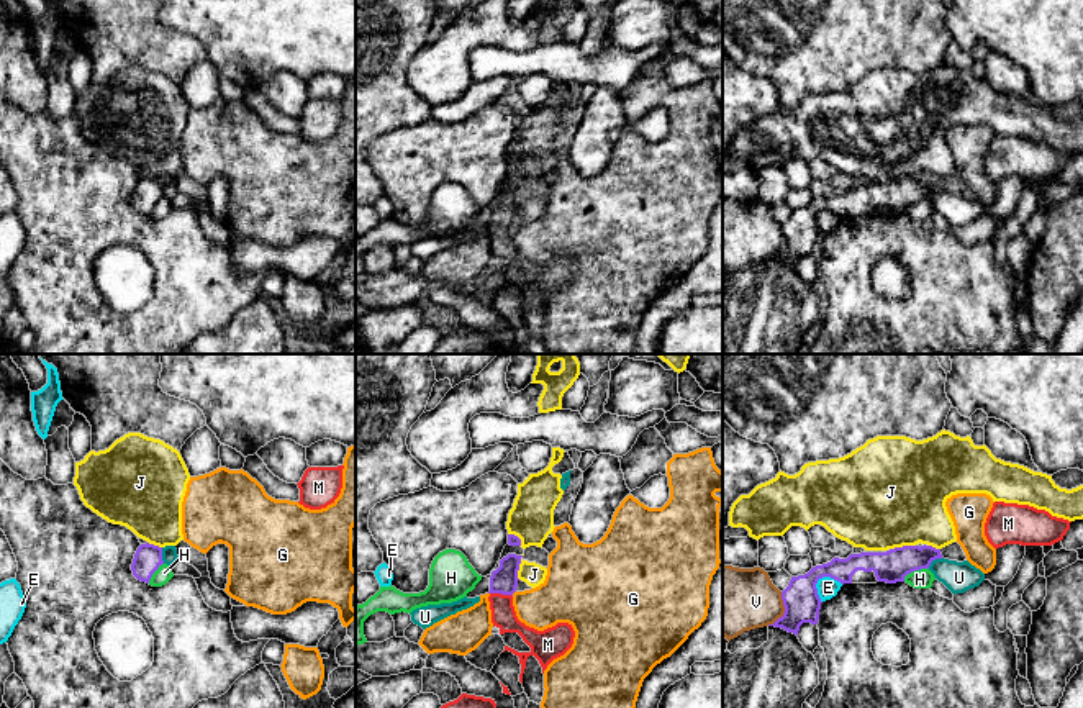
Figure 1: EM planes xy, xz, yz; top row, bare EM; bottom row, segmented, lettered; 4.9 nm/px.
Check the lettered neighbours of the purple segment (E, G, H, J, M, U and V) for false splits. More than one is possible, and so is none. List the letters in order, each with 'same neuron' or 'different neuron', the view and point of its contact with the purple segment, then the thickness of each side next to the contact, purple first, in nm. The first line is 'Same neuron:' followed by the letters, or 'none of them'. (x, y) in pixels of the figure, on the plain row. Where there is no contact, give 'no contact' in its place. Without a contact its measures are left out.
Same neuron: M
E: different neuron; contact yz (820, 210); calibres 180 and 100 nm
G: different neuron; contact xz (513, 225); calibres 130 and 260 nm
H: different neuron; contact yz (915, 202); calibres 160 and 100 nm
J: different neuron; contact yz (901, 181); calibres 160 and 480 nm
M: same neuron; contact xz (502, 226); calibres 130 and 120 nm
U: different neuron; contact yz (934, 192); calibres 160 and 150 nm
V: different neuron; contact yz (785, 245); calibres 180 and 320 nm

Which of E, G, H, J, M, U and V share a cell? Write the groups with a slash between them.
E / G / H / J / M / U / V

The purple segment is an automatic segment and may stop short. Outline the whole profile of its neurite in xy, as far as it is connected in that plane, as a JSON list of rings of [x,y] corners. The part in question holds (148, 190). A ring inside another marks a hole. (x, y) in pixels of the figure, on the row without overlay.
[[[146,175],[138,180],[131,197],[131,203],[138,213],[149,216],[152,206],[162,197],[162,180]]]

